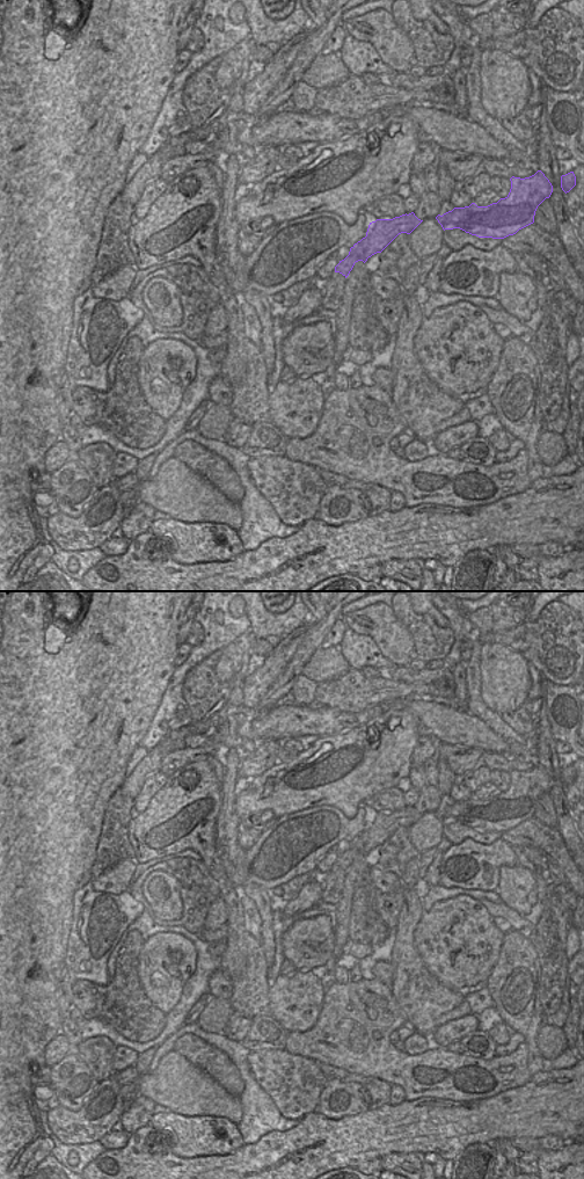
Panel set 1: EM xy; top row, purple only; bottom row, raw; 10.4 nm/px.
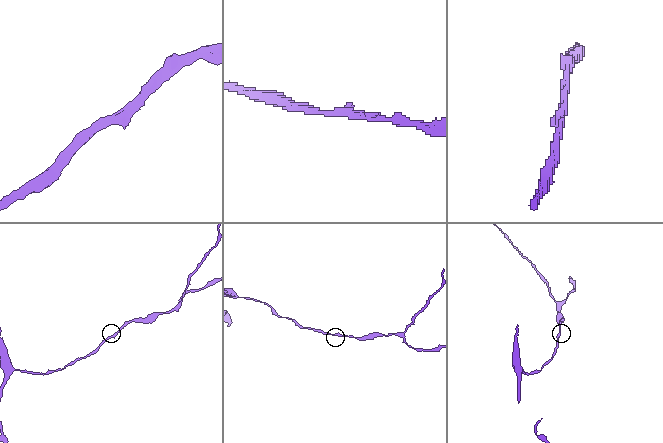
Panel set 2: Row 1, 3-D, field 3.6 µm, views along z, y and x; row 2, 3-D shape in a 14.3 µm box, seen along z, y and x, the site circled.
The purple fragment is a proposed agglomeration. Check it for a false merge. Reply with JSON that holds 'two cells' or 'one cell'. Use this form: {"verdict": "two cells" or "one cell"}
{"verdict": "one cell"}

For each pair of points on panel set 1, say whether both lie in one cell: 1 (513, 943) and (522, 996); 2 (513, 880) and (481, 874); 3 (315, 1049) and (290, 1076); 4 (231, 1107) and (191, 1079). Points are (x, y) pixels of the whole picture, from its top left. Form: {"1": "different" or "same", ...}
{"1": "same", "2": "different", "3": "different", "4": "same"}

